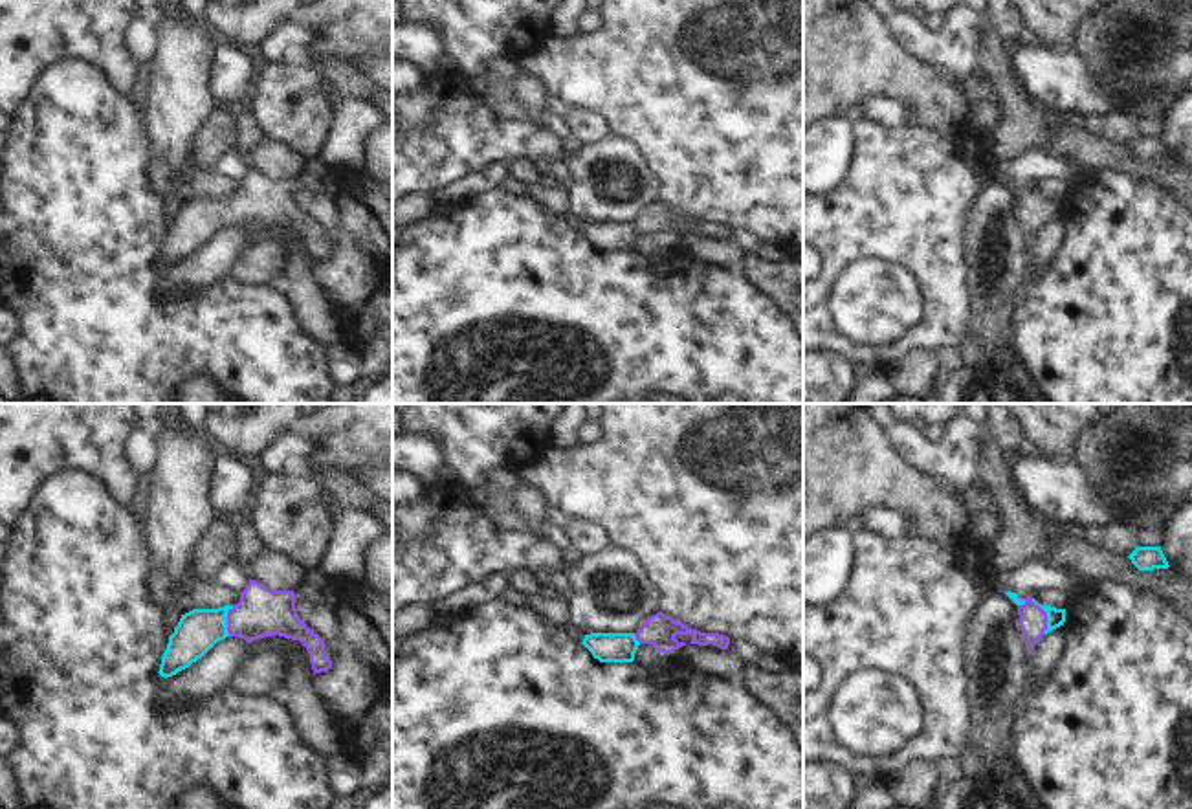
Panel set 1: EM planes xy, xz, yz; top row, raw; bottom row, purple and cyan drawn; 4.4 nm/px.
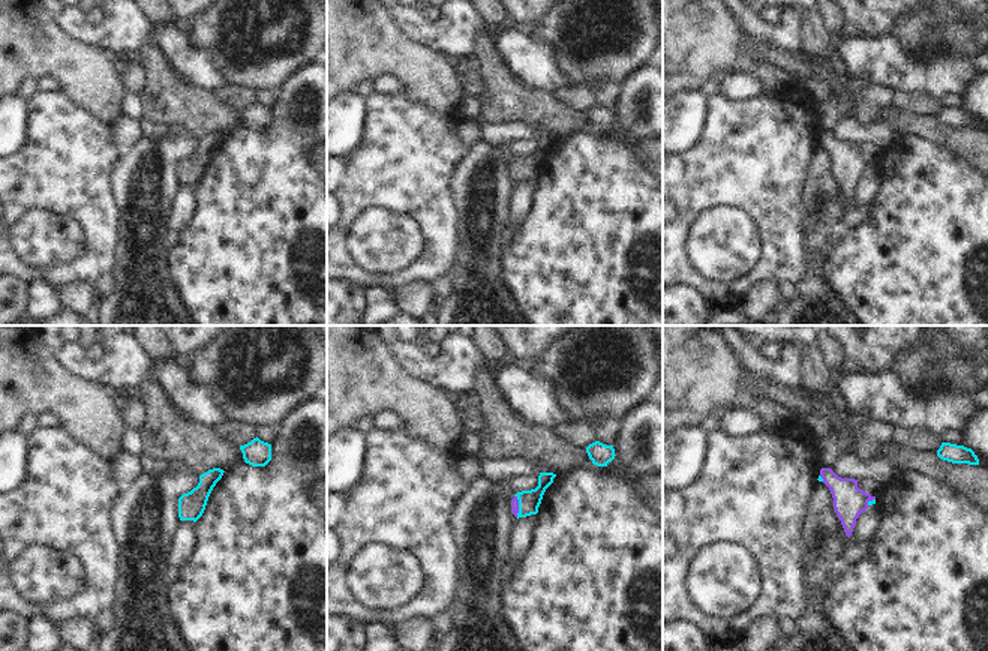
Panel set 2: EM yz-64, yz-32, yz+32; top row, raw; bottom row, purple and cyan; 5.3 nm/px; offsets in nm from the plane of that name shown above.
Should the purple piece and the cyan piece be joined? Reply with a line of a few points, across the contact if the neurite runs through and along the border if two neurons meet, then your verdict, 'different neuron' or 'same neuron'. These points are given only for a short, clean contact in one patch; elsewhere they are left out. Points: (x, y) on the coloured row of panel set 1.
yz (1033, 620), (1046, 617), (1055, 617) | same neuron

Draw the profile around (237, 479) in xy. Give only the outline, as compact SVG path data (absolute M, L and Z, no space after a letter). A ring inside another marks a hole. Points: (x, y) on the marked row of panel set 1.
M222 451L215 471L215 504L222 517L246 519L259 499L257 464Z

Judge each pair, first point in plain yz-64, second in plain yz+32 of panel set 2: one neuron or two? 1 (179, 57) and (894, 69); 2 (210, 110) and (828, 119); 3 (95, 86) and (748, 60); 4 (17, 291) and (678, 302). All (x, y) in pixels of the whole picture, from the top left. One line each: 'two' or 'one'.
1: one
2: one
3: one
4: one

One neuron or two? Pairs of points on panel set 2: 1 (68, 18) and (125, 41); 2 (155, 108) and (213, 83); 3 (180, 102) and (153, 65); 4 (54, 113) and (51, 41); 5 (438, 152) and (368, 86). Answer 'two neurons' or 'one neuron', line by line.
1: one neuron
2: two neurons
3: one neuron
4: two neurons
5: two neurons

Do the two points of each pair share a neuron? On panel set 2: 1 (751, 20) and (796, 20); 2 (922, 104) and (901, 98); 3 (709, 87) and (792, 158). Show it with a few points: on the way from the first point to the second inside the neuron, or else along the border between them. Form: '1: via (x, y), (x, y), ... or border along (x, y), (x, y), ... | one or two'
1: via (762, 30), (786, 30) | one
2: via (918, 101), (906, 101) | one
3: border along (720, 93), (712, 93), (706, 98) | two

